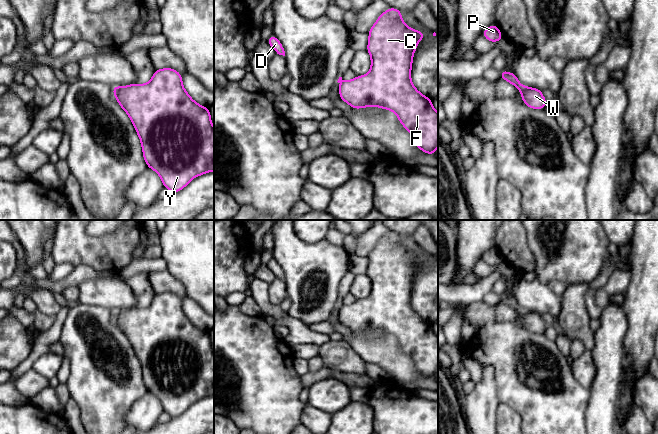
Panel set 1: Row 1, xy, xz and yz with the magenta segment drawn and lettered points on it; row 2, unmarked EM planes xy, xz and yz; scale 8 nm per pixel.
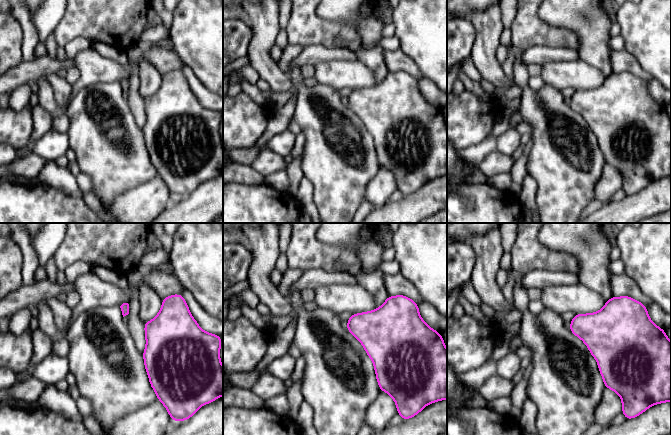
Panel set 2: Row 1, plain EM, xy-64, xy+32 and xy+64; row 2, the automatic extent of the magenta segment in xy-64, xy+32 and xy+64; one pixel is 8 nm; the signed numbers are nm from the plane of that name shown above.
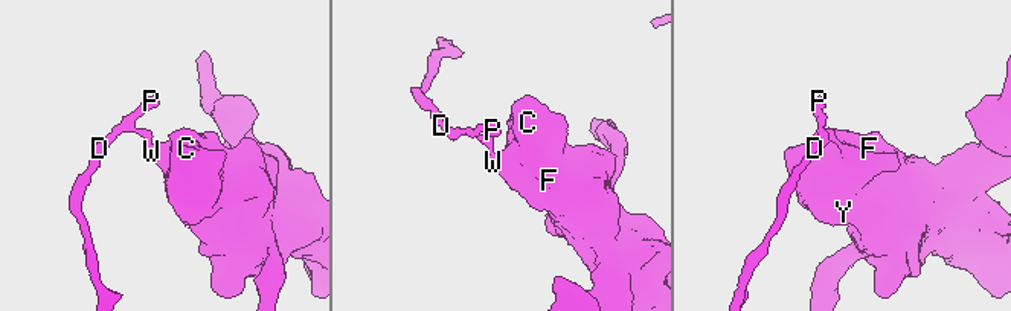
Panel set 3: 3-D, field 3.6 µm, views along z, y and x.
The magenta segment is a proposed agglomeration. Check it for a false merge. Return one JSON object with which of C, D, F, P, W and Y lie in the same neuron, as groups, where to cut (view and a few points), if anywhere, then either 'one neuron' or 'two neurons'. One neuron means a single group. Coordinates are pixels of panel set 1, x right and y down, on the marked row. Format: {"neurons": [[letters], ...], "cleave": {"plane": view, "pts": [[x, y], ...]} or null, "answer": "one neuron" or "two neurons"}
{"neurons": [["C", "F", "W", "Y"], ["D", "P"]], "cleave": {"plane": "yz", "pts": [[526, 87], [522, 93]]}, "answer": "two neurons"}

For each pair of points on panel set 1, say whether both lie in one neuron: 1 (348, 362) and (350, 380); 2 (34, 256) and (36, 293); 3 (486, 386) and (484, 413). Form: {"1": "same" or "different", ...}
{"1": "different", "2": "same", "3": "same"}

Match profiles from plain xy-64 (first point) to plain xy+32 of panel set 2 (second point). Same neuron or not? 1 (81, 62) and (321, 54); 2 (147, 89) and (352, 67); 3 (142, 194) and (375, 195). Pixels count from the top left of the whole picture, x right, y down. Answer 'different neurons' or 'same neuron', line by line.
1: different neurons
2: different neurons
3: same neuron

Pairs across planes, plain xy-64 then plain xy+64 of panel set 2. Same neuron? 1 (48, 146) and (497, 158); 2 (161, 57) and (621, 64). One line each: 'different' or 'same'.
1: different
2: same

